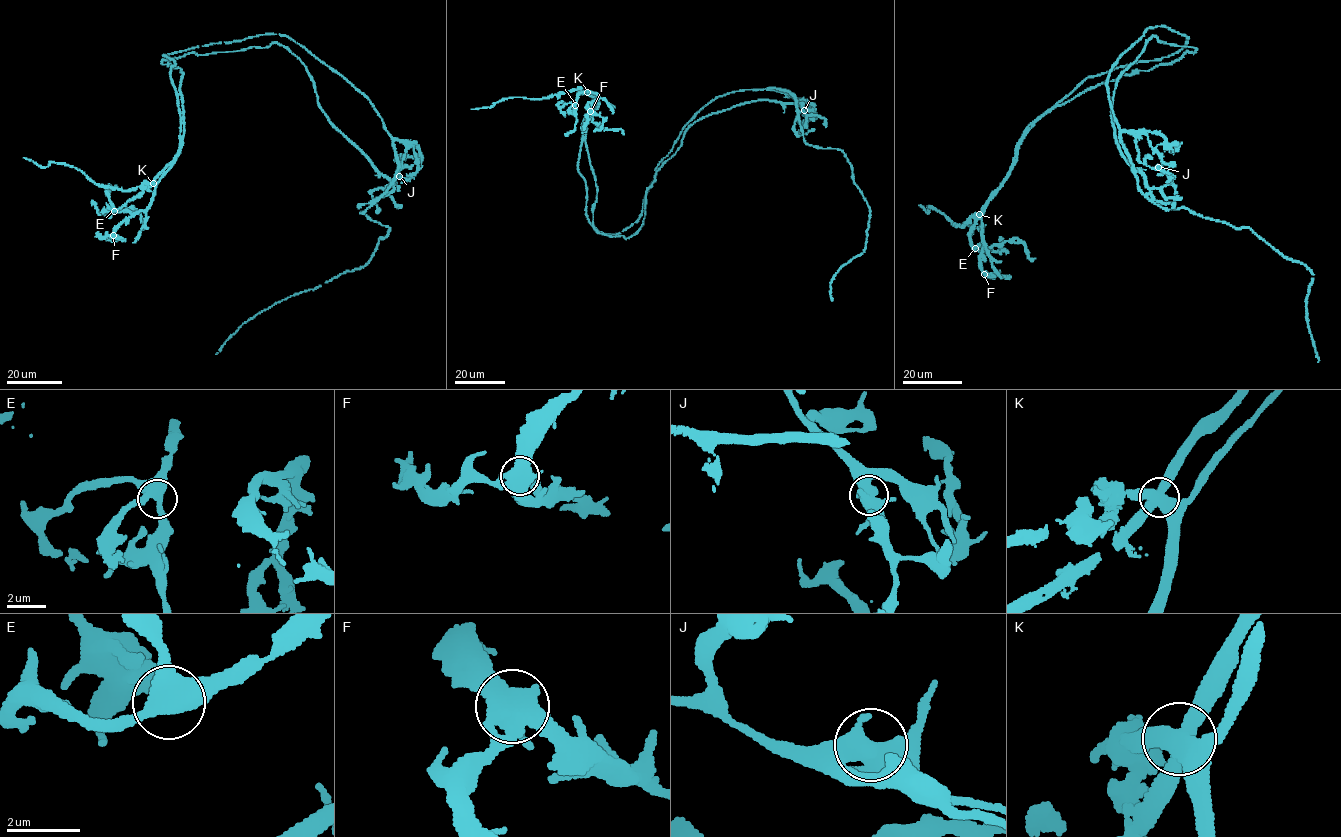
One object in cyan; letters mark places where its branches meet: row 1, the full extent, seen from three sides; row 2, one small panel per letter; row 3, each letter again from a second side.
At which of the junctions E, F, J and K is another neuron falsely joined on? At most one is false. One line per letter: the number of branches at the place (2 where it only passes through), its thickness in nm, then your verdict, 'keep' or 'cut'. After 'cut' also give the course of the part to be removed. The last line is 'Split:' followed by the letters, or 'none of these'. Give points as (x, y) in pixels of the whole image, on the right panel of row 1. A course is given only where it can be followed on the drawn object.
E: 4 | 440 nm | keep
F: 4 | 480 nm | keep
J: 4 | 480 nm | keep
K: 4 | 480 nm | cut | (979, 214), (1051, 109), (1196, 50), (1151, 36), (1118, 79), (1111, 114), (1147, 186), (1171, 182), (1172, 208)
Split: K

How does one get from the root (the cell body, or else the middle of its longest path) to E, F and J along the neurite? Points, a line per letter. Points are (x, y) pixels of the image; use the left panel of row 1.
E: (274, 43), (162, 59), (162, 64), (183, 73), (181, 148), (146, 190), (114, 211)
F: (274, 43), (162, 59), (162, 64), (183, 73), (181, 148), (156, 185), (150, 206), (129, 216), (113, 235)
J: (274, 43), (300, 59), (329, 121), (392, 183), (378, 199), (396, 174), (395, 139), (406, 147), (399, 176)

